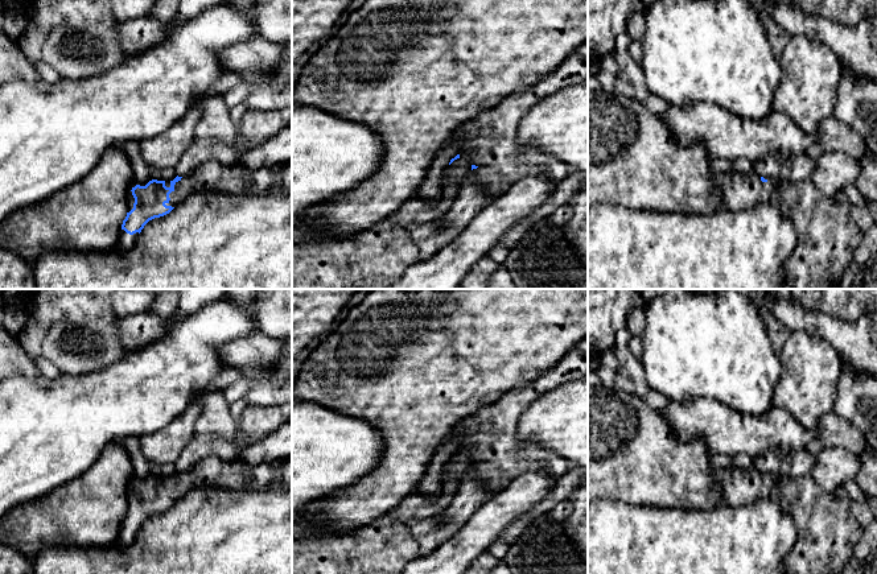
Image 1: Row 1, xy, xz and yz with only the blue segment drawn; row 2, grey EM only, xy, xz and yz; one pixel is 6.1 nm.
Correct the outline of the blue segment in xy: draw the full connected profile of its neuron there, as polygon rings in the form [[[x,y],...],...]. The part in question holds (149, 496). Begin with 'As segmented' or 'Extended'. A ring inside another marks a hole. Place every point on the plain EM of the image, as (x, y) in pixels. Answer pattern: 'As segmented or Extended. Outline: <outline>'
Extended. Outline: [[[201,466],[186,472],[177,471],[173,476],[132,478],[127,492],[127,512],[115,544],[131,544],[149,516],[169,509],[189,488],[202,482]]]

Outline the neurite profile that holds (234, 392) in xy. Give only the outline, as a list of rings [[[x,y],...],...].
[[[240,377],[232,385],[223,391],[223,395],[228,404],[234,404],[242,399],[243,393],[251,387],[251,381],[247,377]]]

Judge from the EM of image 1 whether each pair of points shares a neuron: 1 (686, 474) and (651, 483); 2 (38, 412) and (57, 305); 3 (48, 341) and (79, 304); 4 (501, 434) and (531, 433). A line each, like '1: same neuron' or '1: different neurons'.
1: same neuron
2: different neurons
3: same neuron
4: different neurons

